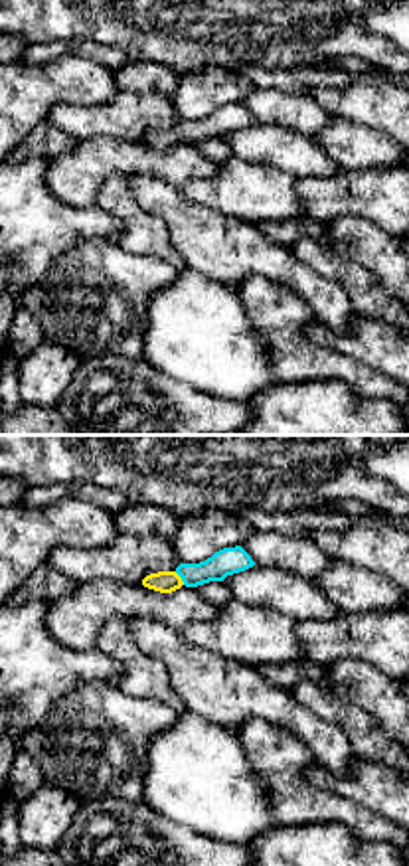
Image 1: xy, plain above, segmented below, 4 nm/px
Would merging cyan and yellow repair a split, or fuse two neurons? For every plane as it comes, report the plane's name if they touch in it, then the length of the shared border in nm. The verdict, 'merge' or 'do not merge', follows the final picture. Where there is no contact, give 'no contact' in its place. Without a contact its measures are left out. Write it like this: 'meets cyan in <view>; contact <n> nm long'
meets cyan in xy; contact 70 nm long

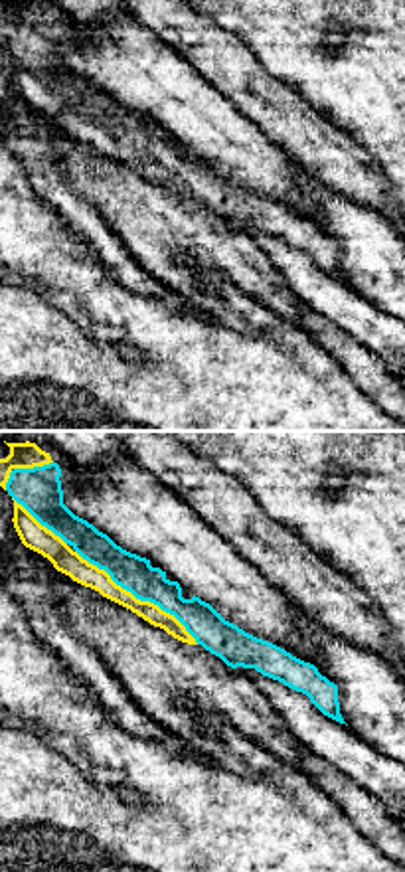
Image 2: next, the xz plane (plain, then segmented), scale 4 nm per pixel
meets cyan in xz; contact 650 nm long

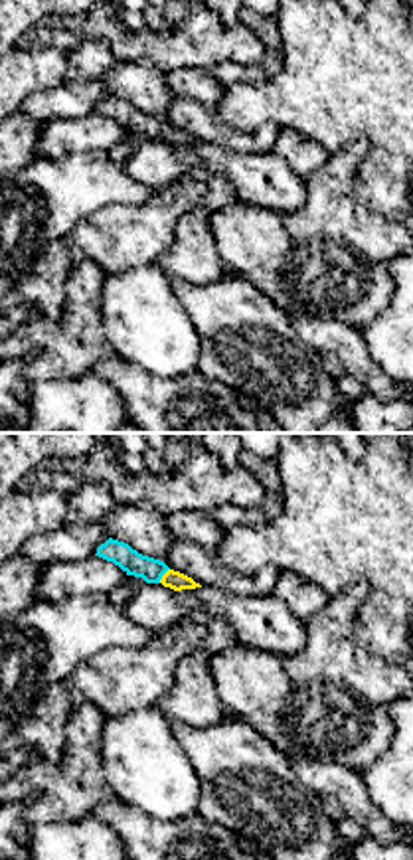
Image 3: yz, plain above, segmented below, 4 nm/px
meets cyan in yz; contact 80 nm long

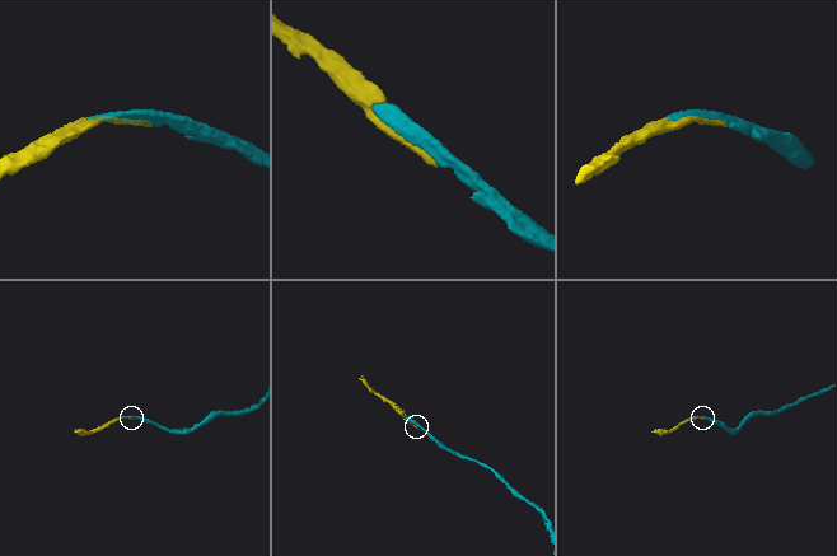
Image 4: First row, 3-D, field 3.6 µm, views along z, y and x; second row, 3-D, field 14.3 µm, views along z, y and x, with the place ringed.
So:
merge

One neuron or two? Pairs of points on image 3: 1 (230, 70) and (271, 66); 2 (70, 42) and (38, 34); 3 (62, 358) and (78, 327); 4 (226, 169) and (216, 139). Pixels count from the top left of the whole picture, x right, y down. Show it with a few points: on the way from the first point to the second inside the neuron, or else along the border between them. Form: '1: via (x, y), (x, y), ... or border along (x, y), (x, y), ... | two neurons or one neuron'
1: via (240, 72), (261, 70) | one neuron
2: via (62, 38), (46, 38) | one neuron
3: via (66, 350), (78, 335) | one neuron
4: border along (202, 143), (212, 151), (267, 151) | two neurons

